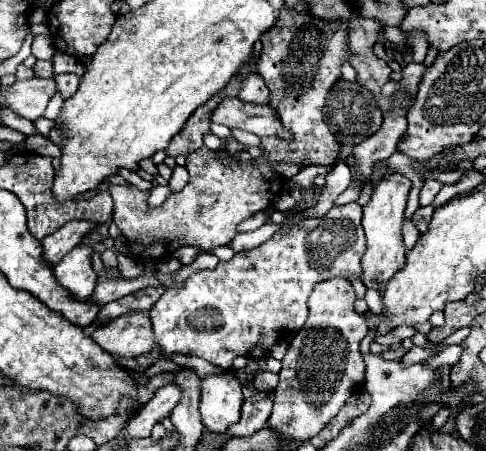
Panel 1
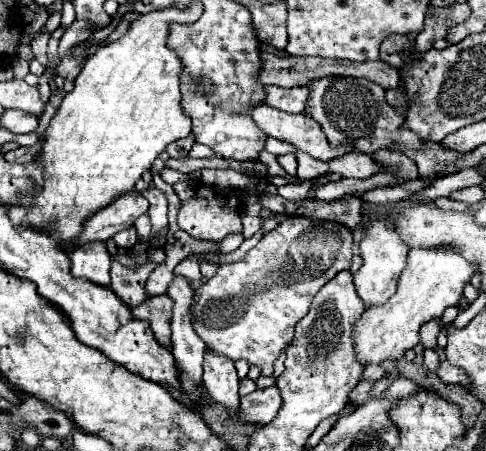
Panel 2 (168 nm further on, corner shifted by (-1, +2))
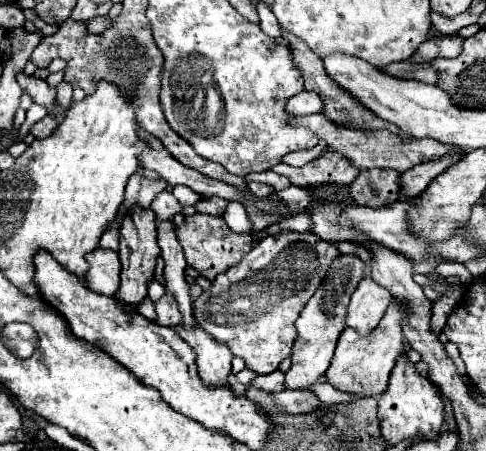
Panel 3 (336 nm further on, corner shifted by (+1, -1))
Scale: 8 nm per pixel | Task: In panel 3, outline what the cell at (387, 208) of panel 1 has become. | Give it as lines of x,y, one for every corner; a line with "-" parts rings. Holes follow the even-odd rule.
362,279
352,293
346,311
346,327
352,327
358,335
368,335
384,317
390,299
392,297
384,287
376,285
372,279

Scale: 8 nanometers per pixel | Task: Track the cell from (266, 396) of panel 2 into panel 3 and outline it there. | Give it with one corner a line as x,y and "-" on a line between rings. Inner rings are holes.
282,391
282,393
270,393
270,395
274,403
282,407
286,413
308,415
322,409
320,399
310,391

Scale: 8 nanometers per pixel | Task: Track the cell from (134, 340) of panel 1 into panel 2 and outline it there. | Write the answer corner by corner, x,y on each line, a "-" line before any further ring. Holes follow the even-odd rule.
162,294
156,298
148,298
144,304
138,304
136,308
132,308
132,316
136,316
136,320
148,322
156,340
164,348
172,348
172,340
170,340
172,304
174,300
168,294

